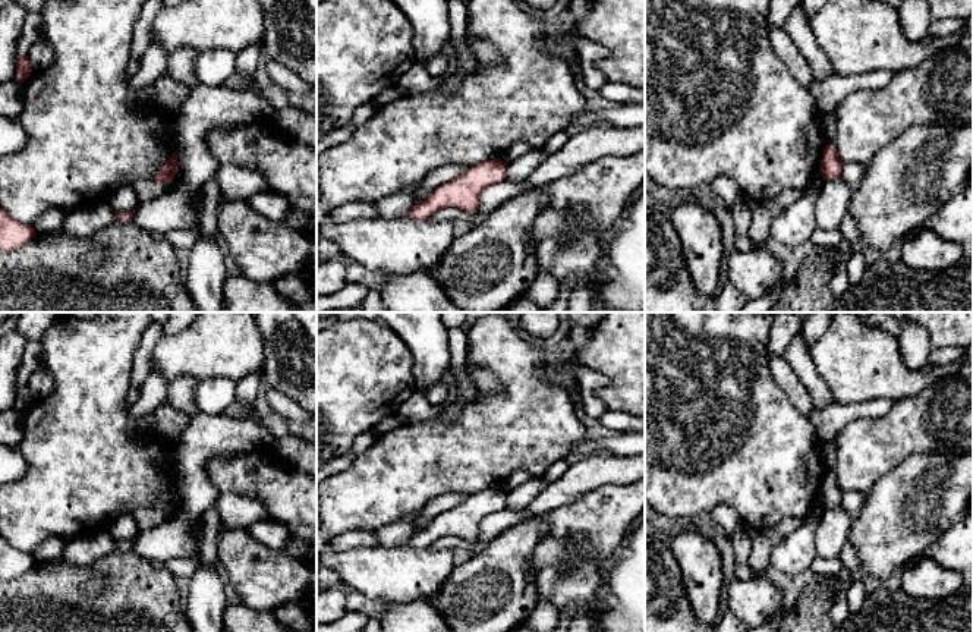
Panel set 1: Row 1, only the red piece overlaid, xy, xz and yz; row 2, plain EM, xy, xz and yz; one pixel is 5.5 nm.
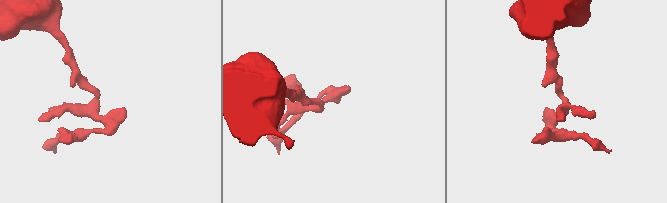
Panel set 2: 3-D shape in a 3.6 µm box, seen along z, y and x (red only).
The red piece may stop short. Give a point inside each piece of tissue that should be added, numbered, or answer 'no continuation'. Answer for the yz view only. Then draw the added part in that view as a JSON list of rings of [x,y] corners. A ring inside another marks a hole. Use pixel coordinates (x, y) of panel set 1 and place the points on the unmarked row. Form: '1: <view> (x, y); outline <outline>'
1: yz (940, 420); outline [[[973,375],[939,378],[914,397],[894,402],[881,418],[848,422],[834,441],[838,487],[863,494],[914,453],[973,453]]]

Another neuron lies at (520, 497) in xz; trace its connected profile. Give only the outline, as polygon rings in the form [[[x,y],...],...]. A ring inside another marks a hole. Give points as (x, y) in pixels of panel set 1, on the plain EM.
[[[533,477],[528,482],[507,491],[506,509],[526,509],[539,496],[539,493],[548,487],[548,484],[550,482],[544,477]]]

